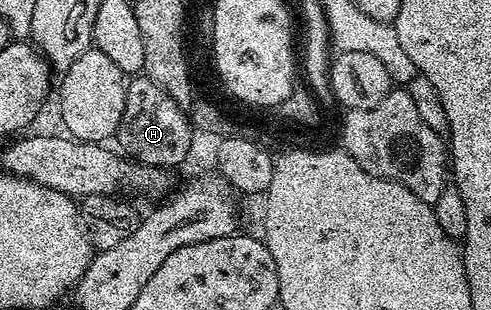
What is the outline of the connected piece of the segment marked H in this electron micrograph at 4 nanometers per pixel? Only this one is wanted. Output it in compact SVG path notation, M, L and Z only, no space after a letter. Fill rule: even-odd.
M143 74L128 81L125 109L115 140L129 158L152 169L170 170L186 160L193 136L195 134L186 111L176 104L166 90Z

